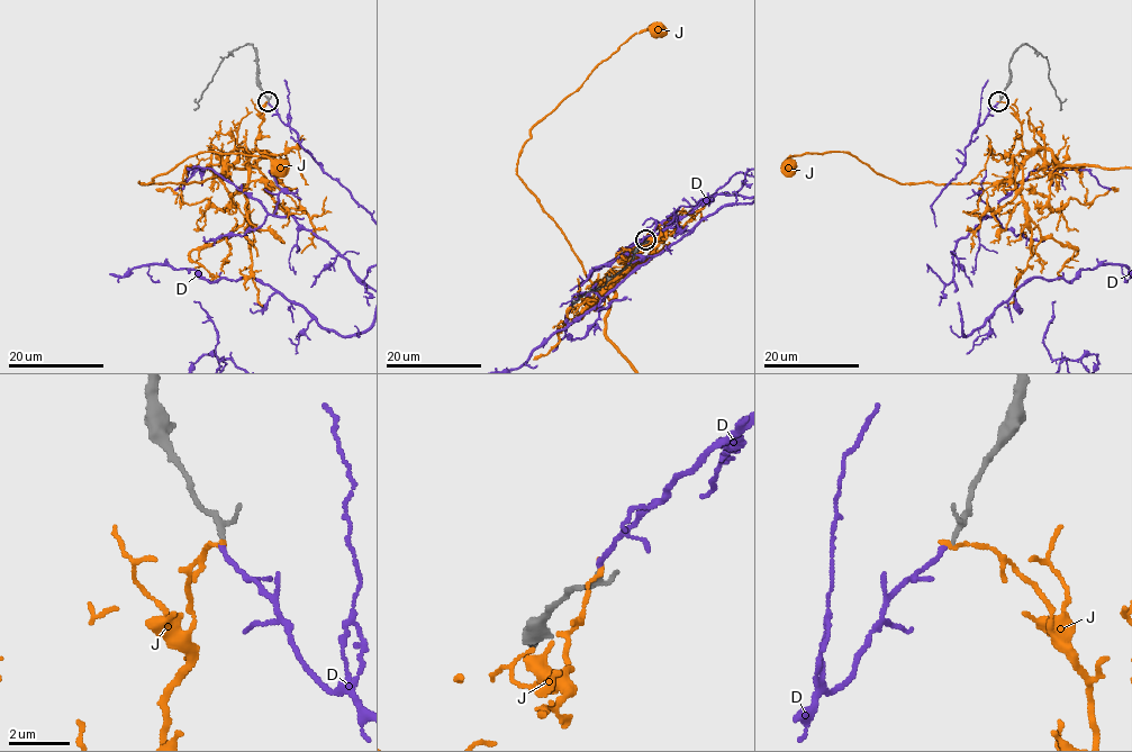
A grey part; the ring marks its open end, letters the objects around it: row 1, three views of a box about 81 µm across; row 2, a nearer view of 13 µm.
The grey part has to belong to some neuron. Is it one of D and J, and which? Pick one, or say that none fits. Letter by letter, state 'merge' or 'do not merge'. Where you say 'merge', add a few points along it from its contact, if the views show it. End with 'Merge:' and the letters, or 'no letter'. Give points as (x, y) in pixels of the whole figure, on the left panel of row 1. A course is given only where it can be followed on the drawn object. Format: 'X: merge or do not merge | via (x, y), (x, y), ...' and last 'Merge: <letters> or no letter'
D: merge
J: do not merge
Merge: D

